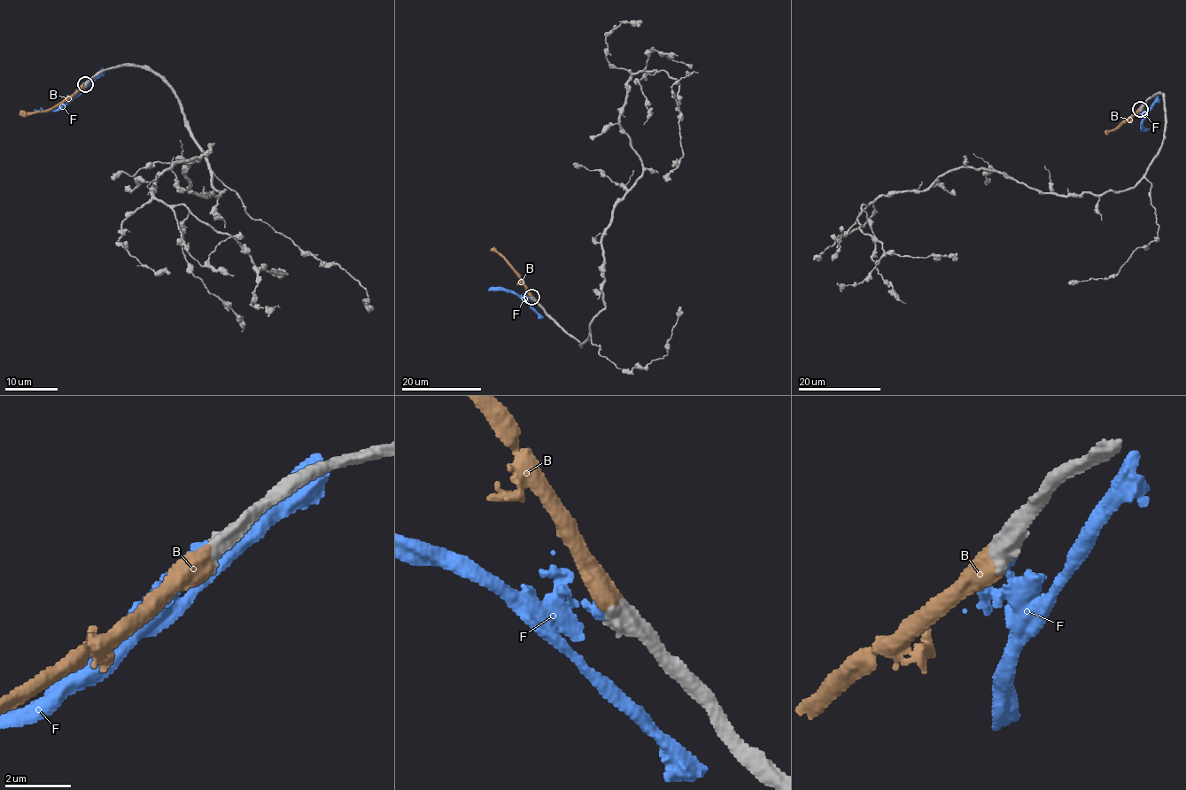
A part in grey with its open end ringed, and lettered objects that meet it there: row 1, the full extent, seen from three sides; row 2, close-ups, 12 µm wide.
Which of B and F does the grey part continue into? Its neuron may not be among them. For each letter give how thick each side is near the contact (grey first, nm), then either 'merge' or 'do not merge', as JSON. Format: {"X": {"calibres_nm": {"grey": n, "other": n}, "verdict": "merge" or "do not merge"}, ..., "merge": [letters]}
{"B": {"calibres_nm": {"grey": 650, "other": 650}, "verdict": "merge"}, "F": {"calibres_nm": {"grey": 700, "other": 360}, "verdict": "do not merge"}, "merge": ["B"]}

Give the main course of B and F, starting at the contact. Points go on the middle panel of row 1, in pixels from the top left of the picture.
B: (532, 297), (520, 274), (497, 251), (490, 249)
F: (531, 298), (521, 298), (505, 290), (489, 289)

